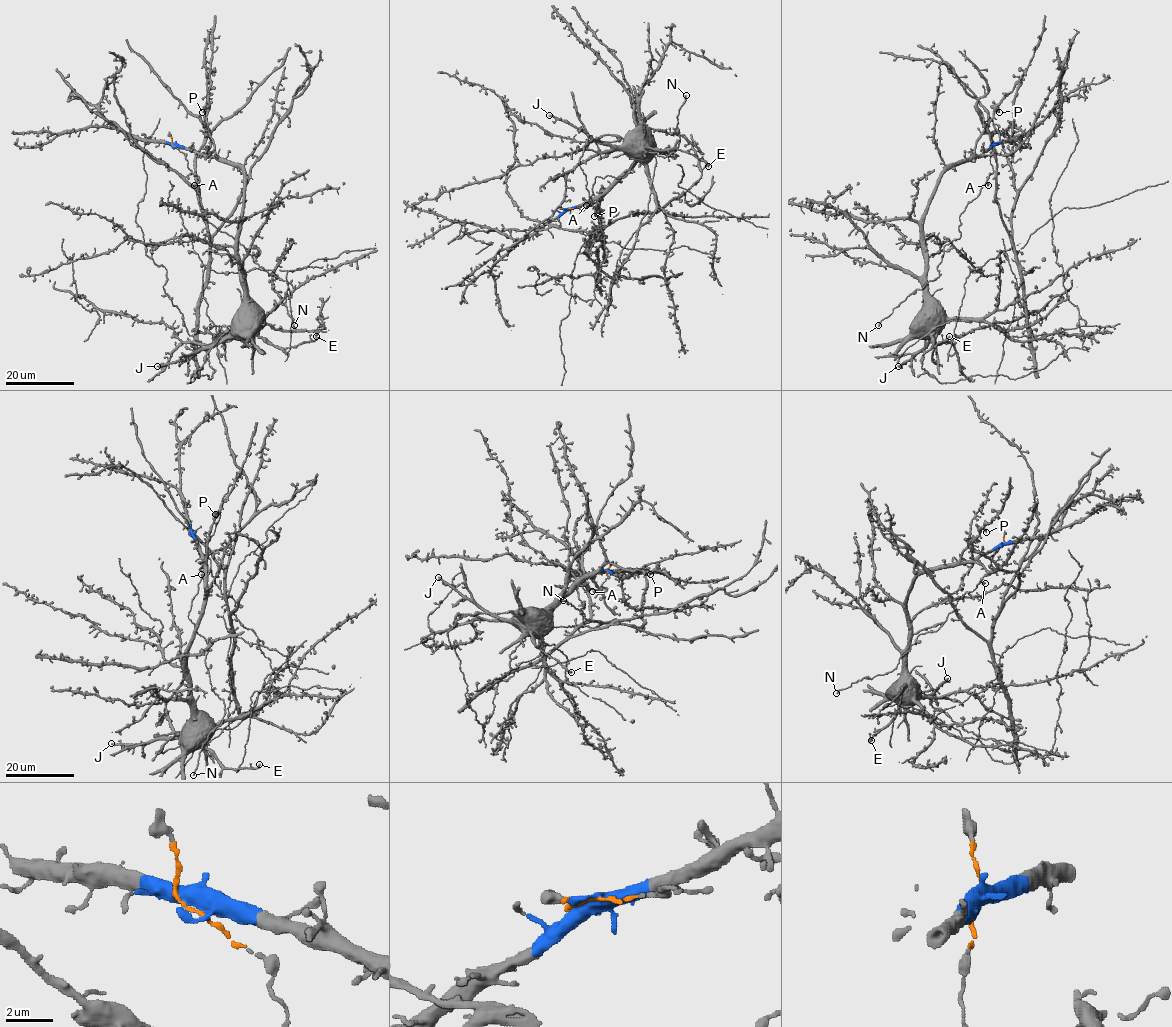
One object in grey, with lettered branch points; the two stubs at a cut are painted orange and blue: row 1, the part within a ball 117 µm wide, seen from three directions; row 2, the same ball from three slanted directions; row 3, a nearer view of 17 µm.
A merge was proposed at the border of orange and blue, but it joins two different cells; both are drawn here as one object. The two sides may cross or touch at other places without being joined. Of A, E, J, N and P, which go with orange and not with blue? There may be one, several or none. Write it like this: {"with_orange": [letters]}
{"with_orange": ["A", "N"]}

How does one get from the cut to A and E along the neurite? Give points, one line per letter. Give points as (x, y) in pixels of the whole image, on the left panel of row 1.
A: (173, 146), (184, 154), (188, 168), (199, 180), (194, 185)
E: (174, 145), (217, 155), (241, 170), (238, 256), (248, 301), (259, 319), (257, 333), (289, 348), (315, 336)

